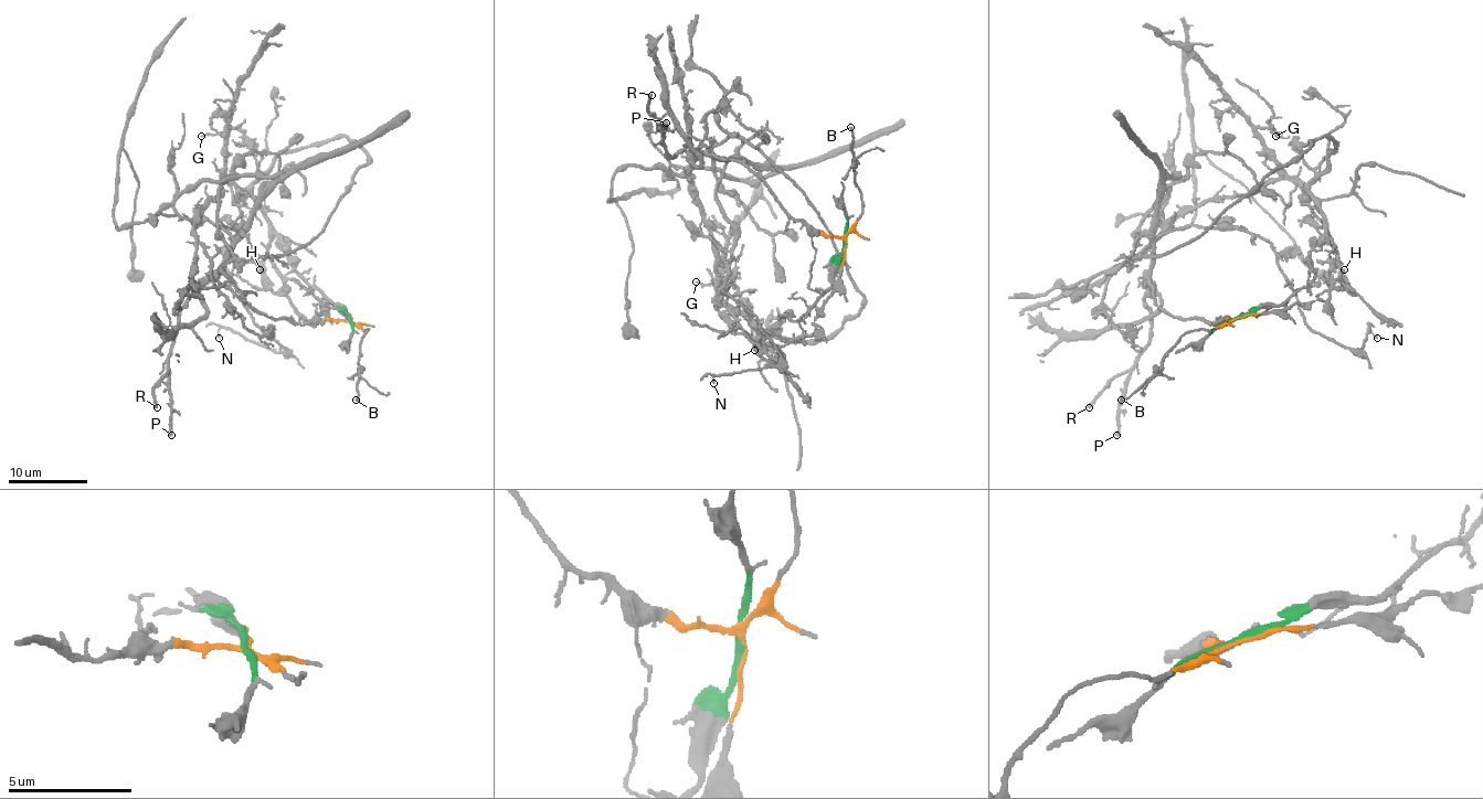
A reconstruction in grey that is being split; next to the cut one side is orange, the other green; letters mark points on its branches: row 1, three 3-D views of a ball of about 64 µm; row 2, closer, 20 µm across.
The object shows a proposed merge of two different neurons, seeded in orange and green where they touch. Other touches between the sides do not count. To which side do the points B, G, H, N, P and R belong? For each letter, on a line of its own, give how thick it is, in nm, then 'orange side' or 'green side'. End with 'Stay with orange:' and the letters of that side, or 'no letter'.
B: calibre 120 nm; orange side
G: calibre 120 nm; green side
H: calibre 240 nm; green side
N: calibre 100 nm; orange side
P: calibre 240 nm; orange side
R: calibre 320 nm; orange side
Stay with orange: B, N, P, R

